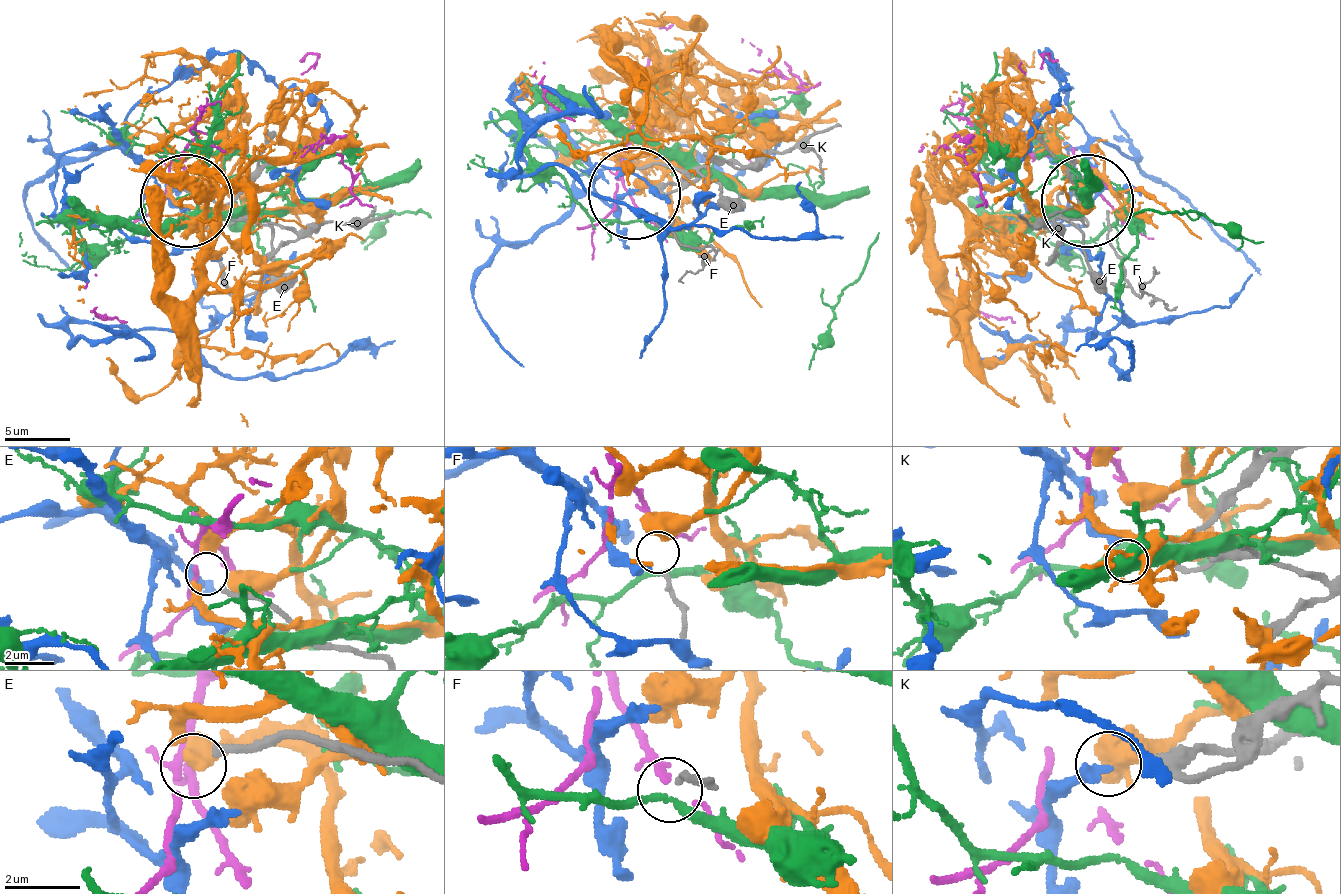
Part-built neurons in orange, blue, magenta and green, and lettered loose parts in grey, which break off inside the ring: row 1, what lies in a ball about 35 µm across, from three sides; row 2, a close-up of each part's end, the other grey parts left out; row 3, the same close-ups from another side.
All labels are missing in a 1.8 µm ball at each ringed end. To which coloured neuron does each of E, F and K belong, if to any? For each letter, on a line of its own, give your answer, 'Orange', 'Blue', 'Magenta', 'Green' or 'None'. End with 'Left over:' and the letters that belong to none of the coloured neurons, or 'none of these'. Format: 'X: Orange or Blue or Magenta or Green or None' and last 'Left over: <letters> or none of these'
E: None
F: Magenta
K: Blue
Left over: E

